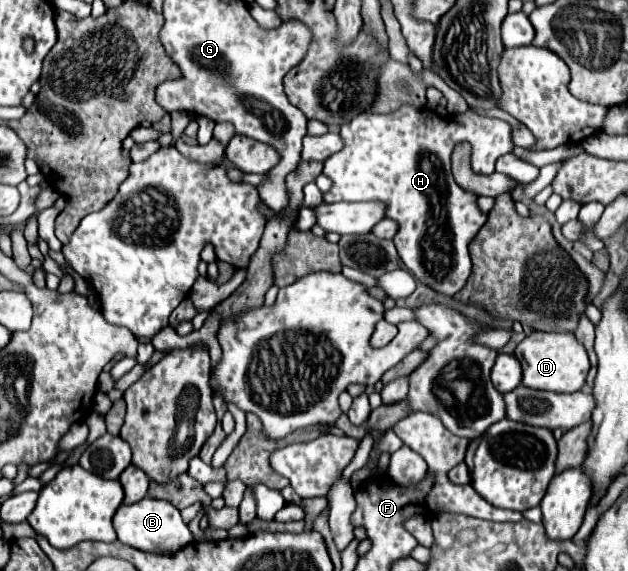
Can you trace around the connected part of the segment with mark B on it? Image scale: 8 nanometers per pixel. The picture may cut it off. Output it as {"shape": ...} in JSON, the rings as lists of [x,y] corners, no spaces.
{"shape":[[[141,499],[133,505],[121,505],[113,517],[113,527],[121,543],[147,553],[177,553],[185,545],[193,543],[193,533],[181,519],[179,509],[161,499]]]}

